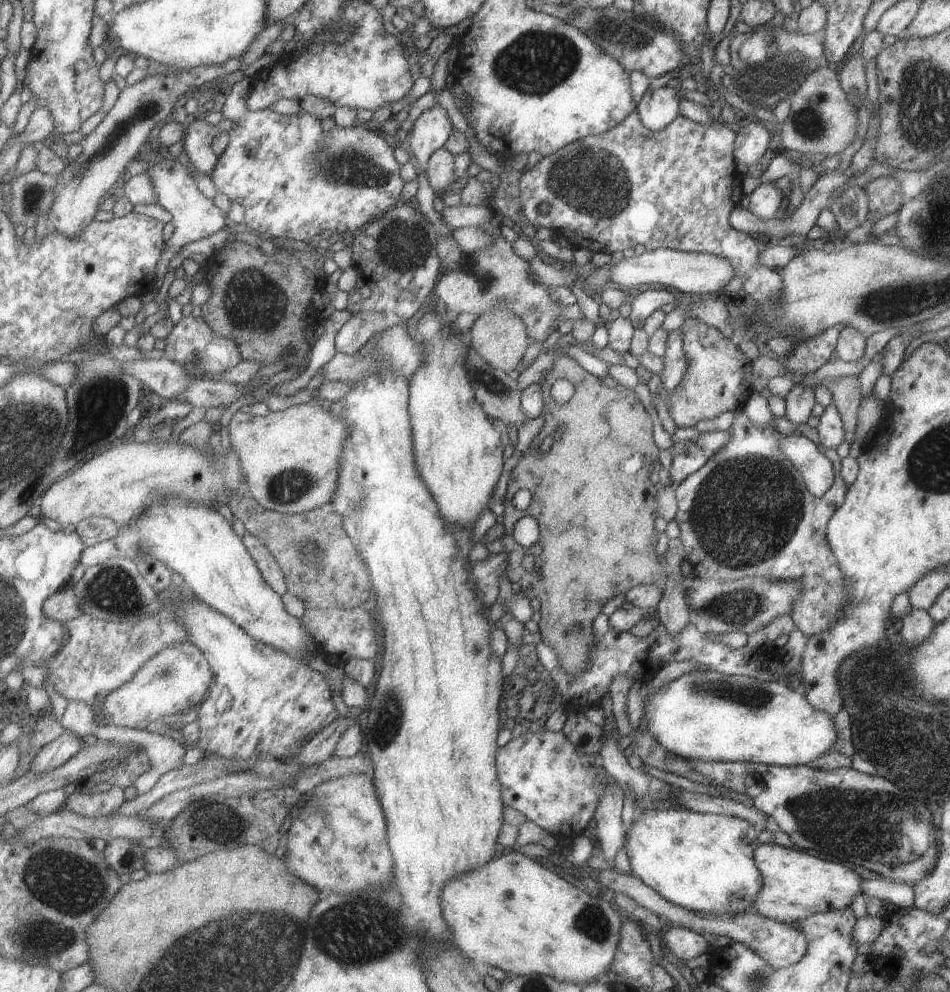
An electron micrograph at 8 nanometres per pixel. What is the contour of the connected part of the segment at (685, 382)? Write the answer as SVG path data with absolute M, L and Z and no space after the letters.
M687 317L679 328L682 333L686 370L678 389L667 401L669 415L678 428L694 427L697 422L713 419L720 414L739 410L752 394L751 361L737 345L723 337L719 330L707 326L694 317Z

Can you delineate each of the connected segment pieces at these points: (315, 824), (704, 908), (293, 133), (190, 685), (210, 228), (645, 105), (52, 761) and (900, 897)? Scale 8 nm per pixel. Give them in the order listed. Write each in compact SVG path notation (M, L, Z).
M357 773L321 782L313 788L304 807L297 810L297 816L291 820L287 850L283 855L285 868L293 876L315 890L341 894L365 888L385 888L393 882L393 860L384 844L386 822L371 776Z
M643 810L634 816L627 832L624 847L630 861L631 872L653 892L679 908L703 914L741 914L751 910L751 904L761 890L761 874L753 863L754 849L759 845L757 832L749 822L731 816L679 810Z
M243 77L239 82L232 85L231 92L225 99L223 107L221 108L222 118L229 118L231 120L232 127L228 131L229 142L227 148L223 150L223 153L217 158L217 164L215 164L215 170L211 174L212 184L217 190L227 196L227 199L231 203L237 203L243 207L243 221L242 224L246 231L250 233L269 234L273 237L291 239L294 241L308 242L318 233L324 230L334 230L338 234L341 232L353 232L356 228L361 228L367 221L381 216L390 207L399 203L401 198L401 189L405 182L399 175L399 164L395 162L393 157L394 150L387 146L387 142L384 138L381 138L377 132L373 130L367 130L361 123L355 123L350 128L341 128L339 126L331 126L329 130L321 130L321 121L307 114L302 109L296 114L291 116L277 114L271 112L271 110L262 109L257 111L249 111L246 108L246 100L248 98L248 88L250 87L250 79Z
M188 640L171 644L153 656L135 678L125 682L101 704L101 716L109 725L145 730L151 722L160 721L163 716L187 712L191 706L205 698L211 680L211 666L203 653Z
M148 142L141 148L137 159L149 165L149 169L145 173L153 178L155 192L159 196L159 205L173 214L173 235L166 242L166 250L163 250L159 264L157 264L157 281L155 286L159 289L163 280L165 280L165 276L167 276L167 272L169 272L167 267L174 254L185 244L201 240L221 230L227 218L221 208L217 208L212 200L208 200L197 190L196 185L191 180L191 176L189 176L188 172L185 172L185 167L168 156L166 148L163 148L161 144L153 146L153 142Z
M668 83L662 88L645 91L636 104L635 112L649 132L661 131L679 115L680 99L677 85Z
M65 730L63 736L47 744L33 758L28 774L39 776L39 774L45 774L45 772L53 772L53 770L57 770L63 764L67 764L83 748L84 743L82 737L77 732L73 732L73 730Z
M861 879L861 893L865 898L874 897L890 903L893 909L906 910L914 907L912 888L896 881Z

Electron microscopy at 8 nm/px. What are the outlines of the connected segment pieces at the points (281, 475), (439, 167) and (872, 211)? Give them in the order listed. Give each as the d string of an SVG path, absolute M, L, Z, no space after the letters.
M318 402L289 406L281 412L269 411L265 416L255 416L247 409L237 410L227 425L230 446L235 450L247 492L265 510L284 514L303 514L323 505L329 506L335 488L337 464L345 442L345 424L323 410Z
M444 148L435 150L425 166L427 183L435 195L446 194L449 185L455 181L453 174L454 157Z
M880 176L864 186L867 196L867 219L875 223L877 220L899 211L904 202L900 186L895 178Z

